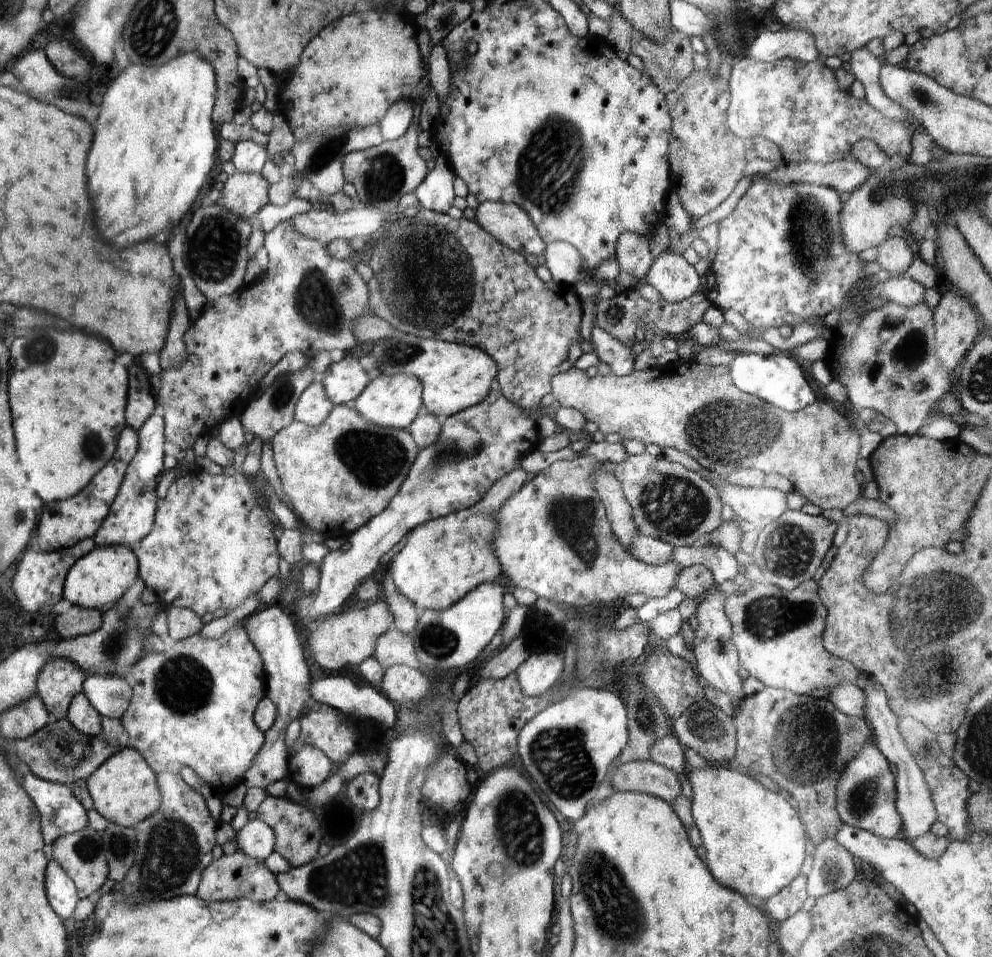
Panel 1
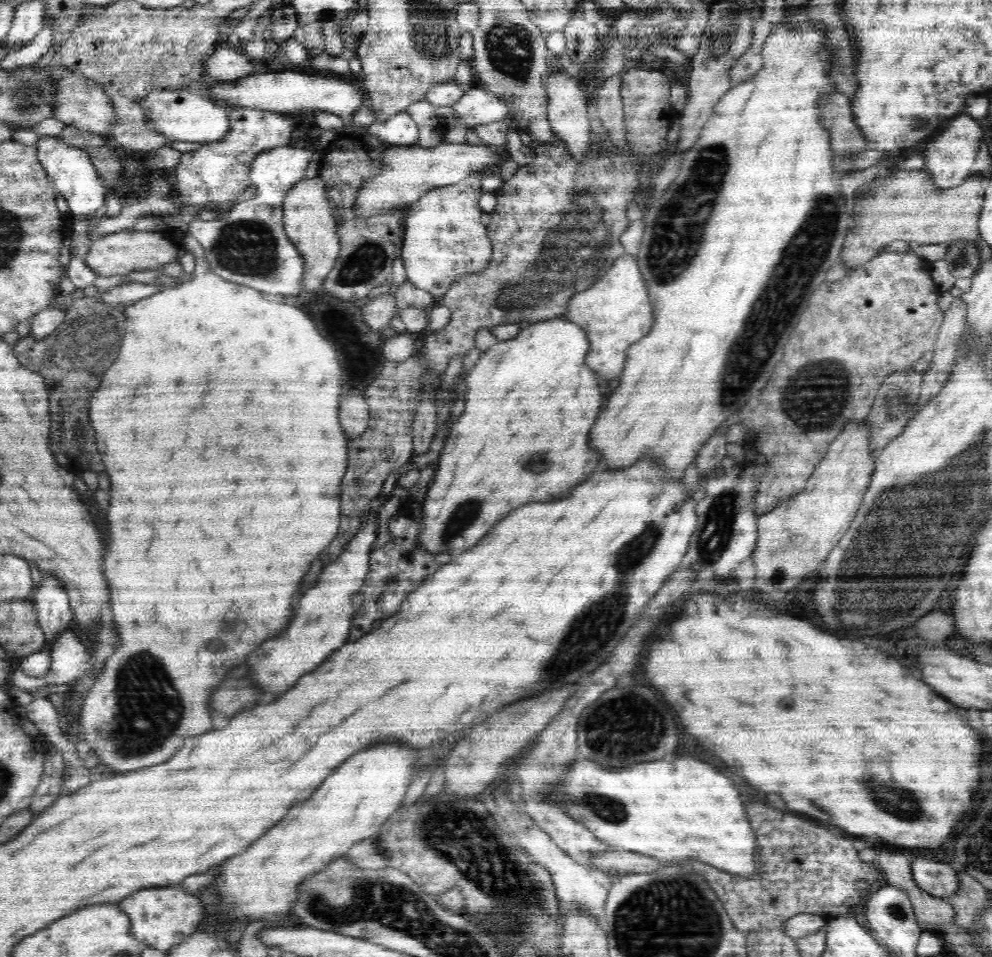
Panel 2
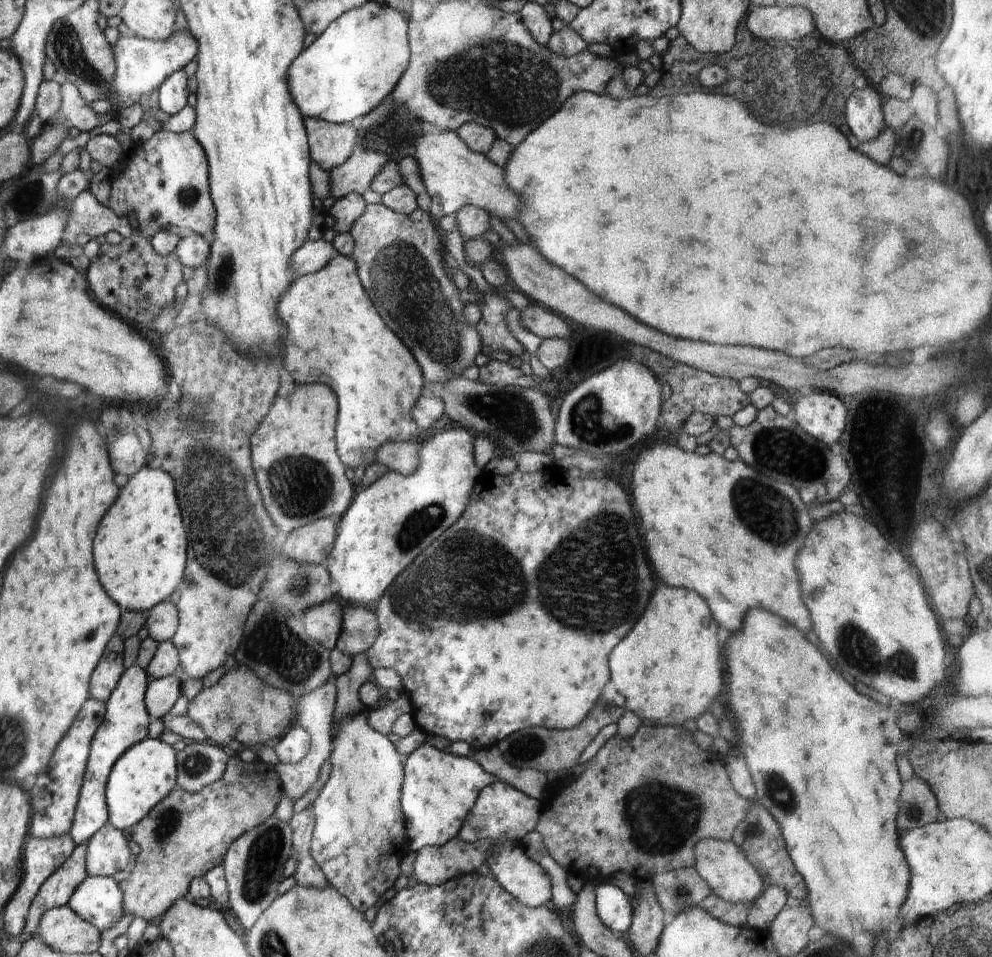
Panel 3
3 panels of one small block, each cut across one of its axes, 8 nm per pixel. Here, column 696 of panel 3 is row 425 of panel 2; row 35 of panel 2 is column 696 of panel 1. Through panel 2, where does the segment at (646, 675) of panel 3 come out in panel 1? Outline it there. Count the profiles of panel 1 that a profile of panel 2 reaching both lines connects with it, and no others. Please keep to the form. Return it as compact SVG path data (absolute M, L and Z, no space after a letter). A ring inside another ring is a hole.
M723 767L688 768L692 786L691 809L706 848L706 864L712 876L742 896L754 896L765 903L784 890L800 874L805 858L805 830L798 812L780 795L762 786L756 778Z

